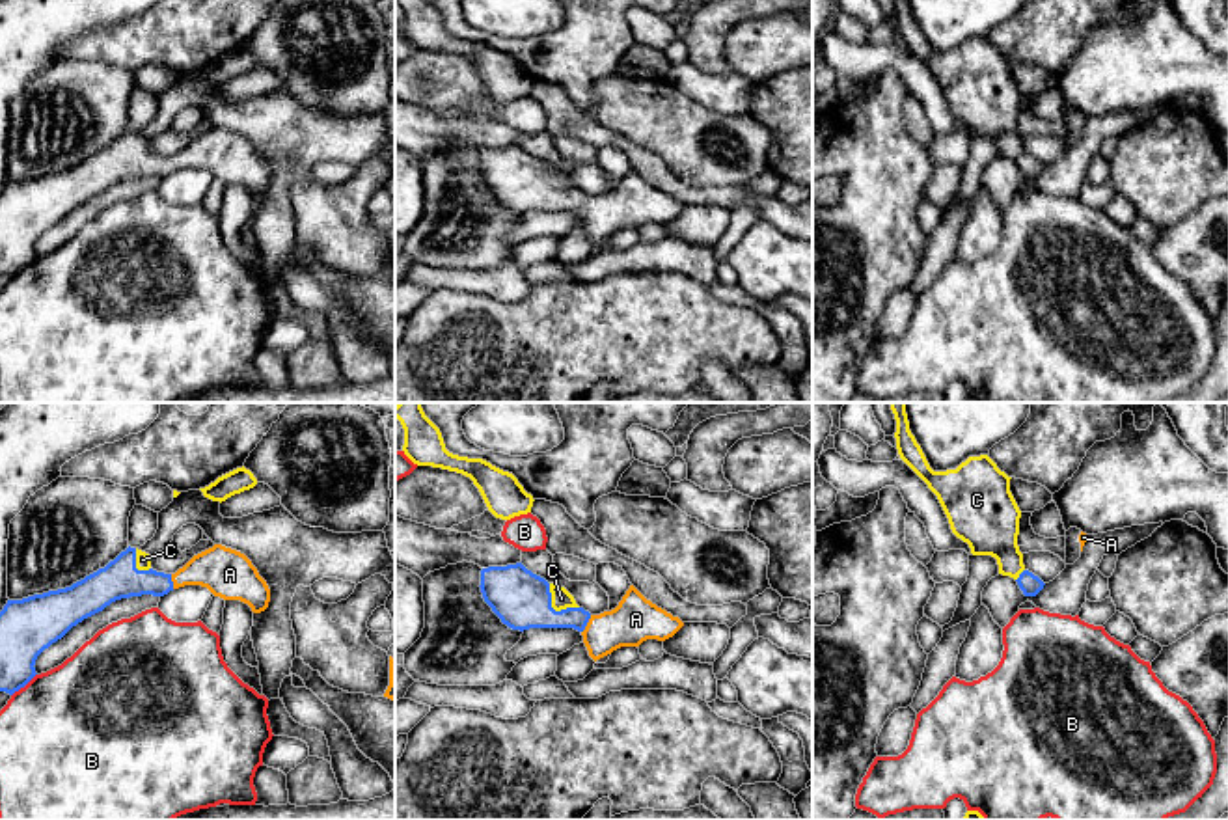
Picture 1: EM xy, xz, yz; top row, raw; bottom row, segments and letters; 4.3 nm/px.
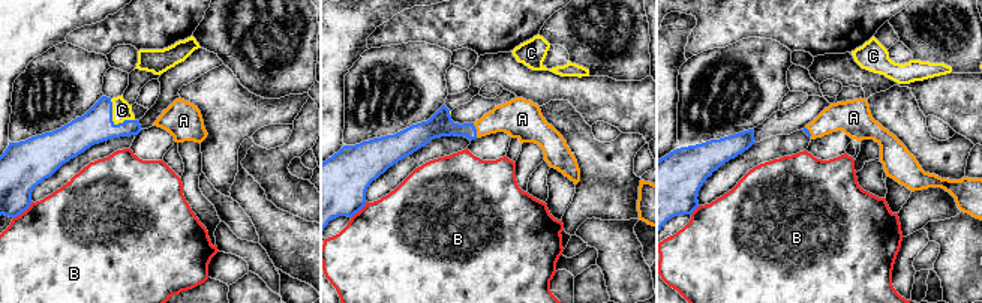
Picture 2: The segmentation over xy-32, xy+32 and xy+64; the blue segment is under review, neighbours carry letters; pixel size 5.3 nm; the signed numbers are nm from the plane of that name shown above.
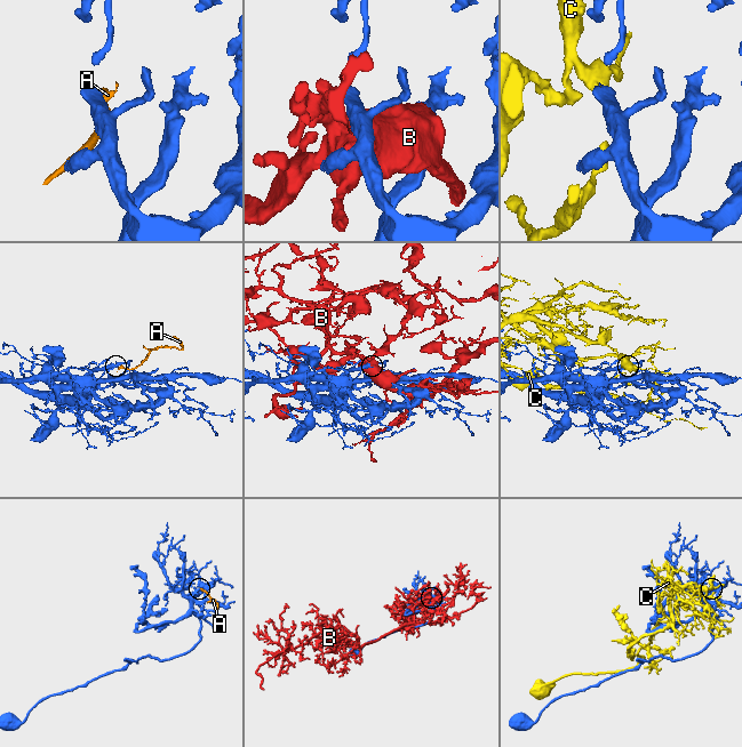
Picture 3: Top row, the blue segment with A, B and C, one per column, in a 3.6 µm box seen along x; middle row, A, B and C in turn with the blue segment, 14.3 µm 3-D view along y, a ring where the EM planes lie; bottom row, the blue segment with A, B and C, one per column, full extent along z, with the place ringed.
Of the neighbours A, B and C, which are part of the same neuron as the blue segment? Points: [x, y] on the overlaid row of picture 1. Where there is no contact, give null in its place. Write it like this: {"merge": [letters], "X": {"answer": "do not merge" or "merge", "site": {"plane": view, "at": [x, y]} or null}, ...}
{"merge": ["A"], "A": {"answer": "merge", "site": {"plane": "xz", "at": [586, 625]}}, "B": {"answer": "do not merge", "site": {"plane": "xy", "at": [23, 686]}}, "C": {"answer": "do not merge", "site": {"plane": "xz", "at": [552, 608]}}}

